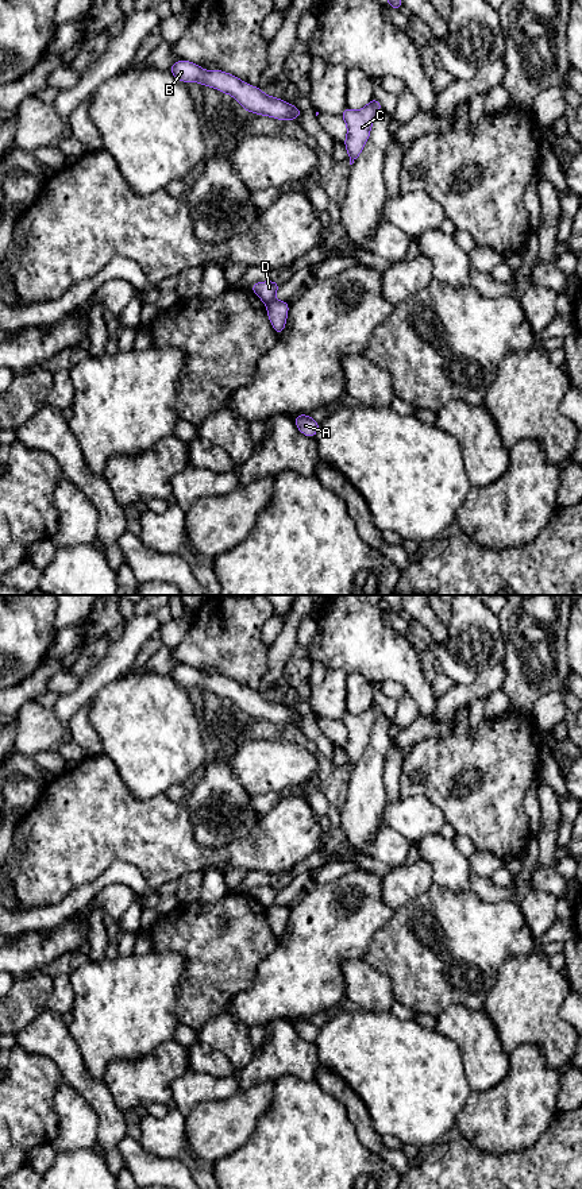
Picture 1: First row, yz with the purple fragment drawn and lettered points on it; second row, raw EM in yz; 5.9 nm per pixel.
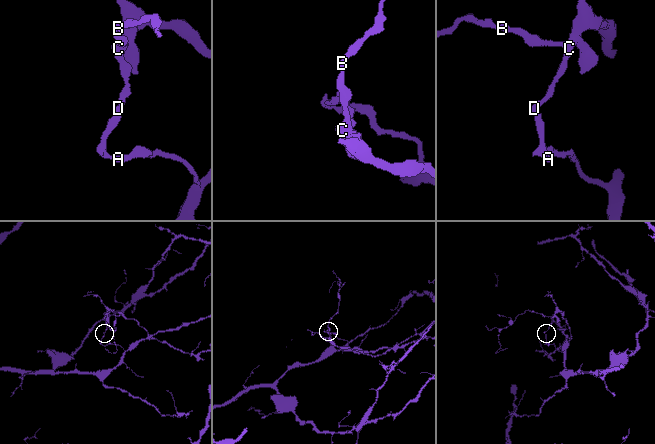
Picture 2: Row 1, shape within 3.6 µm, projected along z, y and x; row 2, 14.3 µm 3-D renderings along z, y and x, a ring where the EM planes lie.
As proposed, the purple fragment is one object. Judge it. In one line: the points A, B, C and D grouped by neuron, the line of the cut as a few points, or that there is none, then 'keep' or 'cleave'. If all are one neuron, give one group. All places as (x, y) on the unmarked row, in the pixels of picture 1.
A / B C D; cut in yz along (273, 903), (266, 910); cleave

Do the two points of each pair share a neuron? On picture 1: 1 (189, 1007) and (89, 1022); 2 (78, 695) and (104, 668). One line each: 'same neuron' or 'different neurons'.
1: different neurons
2: same neuron

